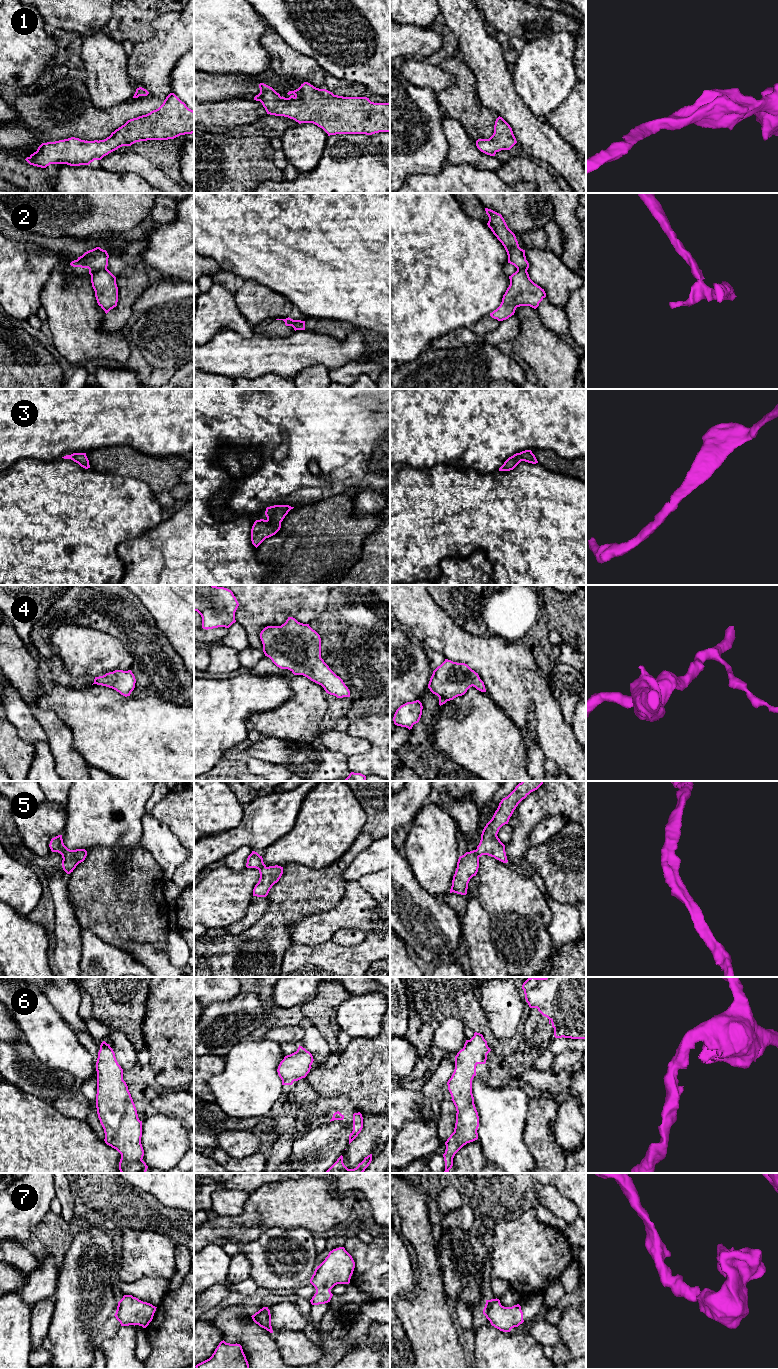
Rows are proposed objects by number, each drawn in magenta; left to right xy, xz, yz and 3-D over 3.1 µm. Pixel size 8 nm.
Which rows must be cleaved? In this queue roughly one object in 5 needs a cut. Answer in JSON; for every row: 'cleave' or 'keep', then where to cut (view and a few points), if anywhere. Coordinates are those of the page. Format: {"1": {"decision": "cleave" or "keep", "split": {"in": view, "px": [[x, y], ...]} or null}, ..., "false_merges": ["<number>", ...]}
{"1": {"decision": "keep", "split": null}, "2": {"decision": "cleave", "split": {"in": "xy", "px": [[106, 268], [101, 268], [91, 275]]}}, "3": {"decision": "keep", "split": null}, "4": {"decision": "keep", "split": null}, "5": {"decision": "keep", "split": null}, "6": {"decision": "keep", "split": null}, "7": {"decision": "keep", "split": null}, "false_merges": ["2"]}

